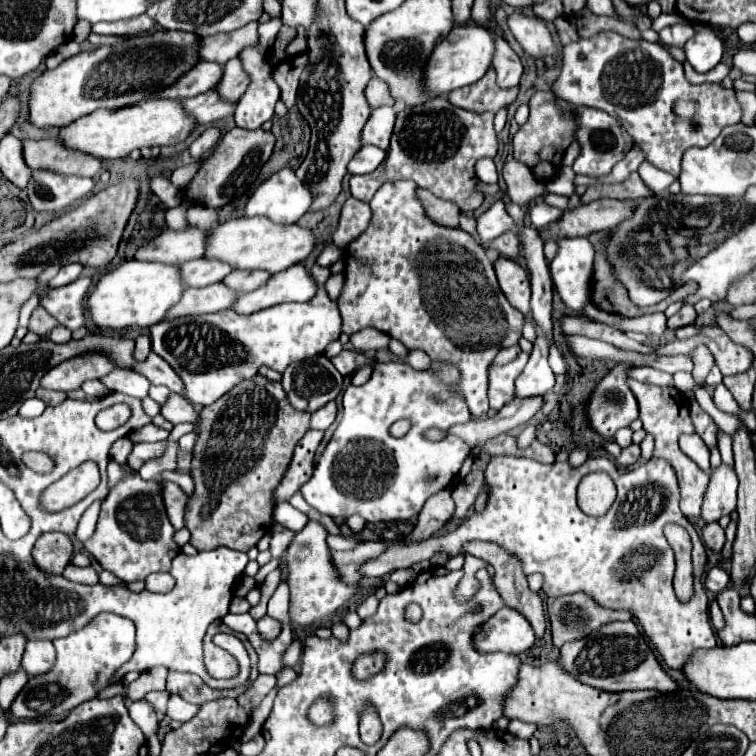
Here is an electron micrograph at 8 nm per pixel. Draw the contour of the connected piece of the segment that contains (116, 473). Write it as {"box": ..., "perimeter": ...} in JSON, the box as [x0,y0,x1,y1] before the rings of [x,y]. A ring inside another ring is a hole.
{"box":[107,461,131,487],"perimeter":[[[111,461],[109,463],[109,467],[107,467],[107,473],[109,473],[109,487],[113,487],[125,473],[129,473],[131,469],[123,469],[123,465],[119,465],[119,463],[115,463],[115,461]]]}

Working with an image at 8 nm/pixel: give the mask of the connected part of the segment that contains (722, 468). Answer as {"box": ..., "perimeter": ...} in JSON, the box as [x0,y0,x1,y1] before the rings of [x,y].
{"box":[703,463,737,521],"perimeter":[[[721,463],[709,479],[703,497],[703,521],[719,521],[719,517],[729,515],[737,503],[737,473],[731,465]]]}

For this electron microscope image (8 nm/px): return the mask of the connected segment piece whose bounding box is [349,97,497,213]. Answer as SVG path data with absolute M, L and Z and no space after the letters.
M435 97L425 105L399 111L385 161L369 175L353 175L349 181L351 195L361 201L371 201L381 183L411 179L419 183L419 187L429 189L435 197L455 203L461 211L475 211L483 203L483 193L477 187L479 177L475 173L475 163L497 155L493 117L493 113L471 113L459 109L451 105L447 97Z

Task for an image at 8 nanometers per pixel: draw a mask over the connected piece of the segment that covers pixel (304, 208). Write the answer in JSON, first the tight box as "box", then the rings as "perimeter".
{"box":[247,167,311,223],"perimeter":[[[285,167],[261,183],[247,201],[247,217],[265,215],[277,223],[297,223],[311,209],[311,193],[293,169]]]}

